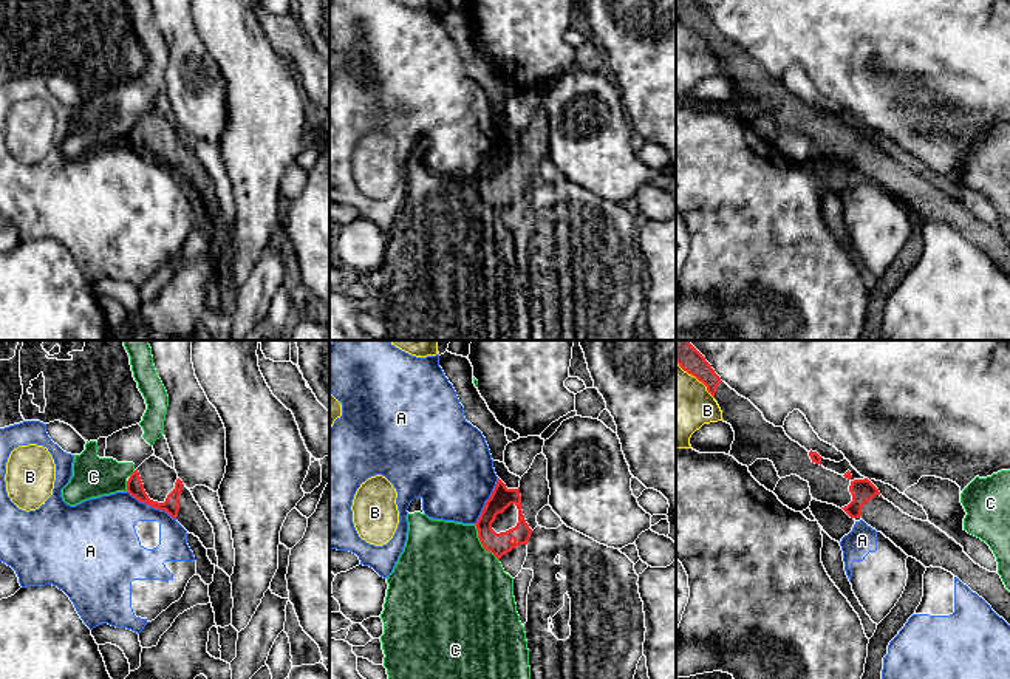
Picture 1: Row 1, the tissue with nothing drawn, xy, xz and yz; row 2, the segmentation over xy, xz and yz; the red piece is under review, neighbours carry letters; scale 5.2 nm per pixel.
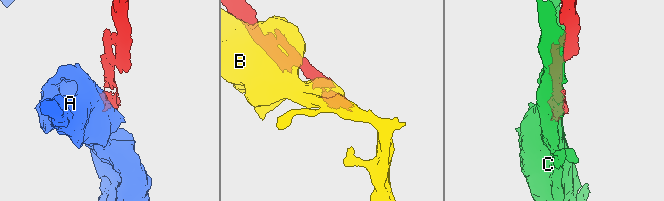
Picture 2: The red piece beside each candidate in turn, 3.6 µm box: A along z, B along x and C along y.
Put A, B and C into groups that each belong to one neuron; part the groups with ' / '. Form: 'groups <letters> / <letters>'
groups A / B / C

